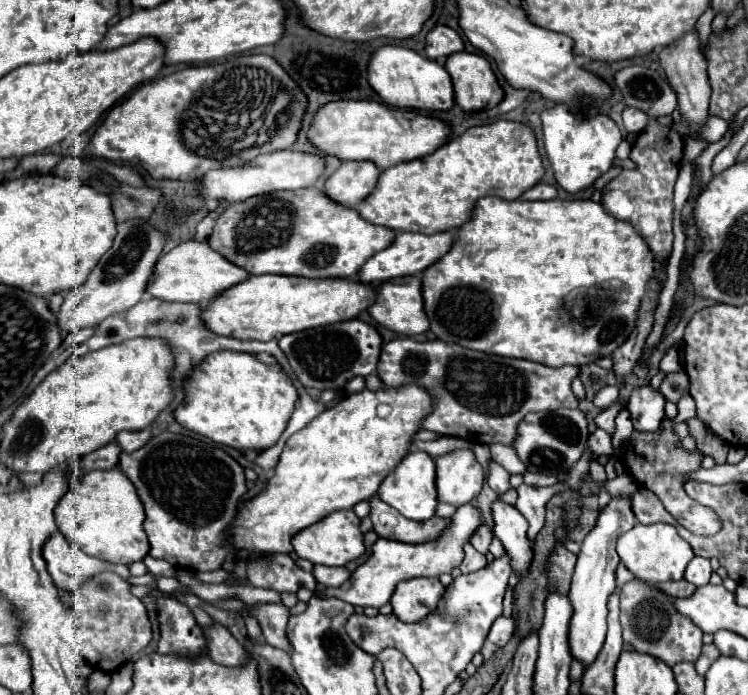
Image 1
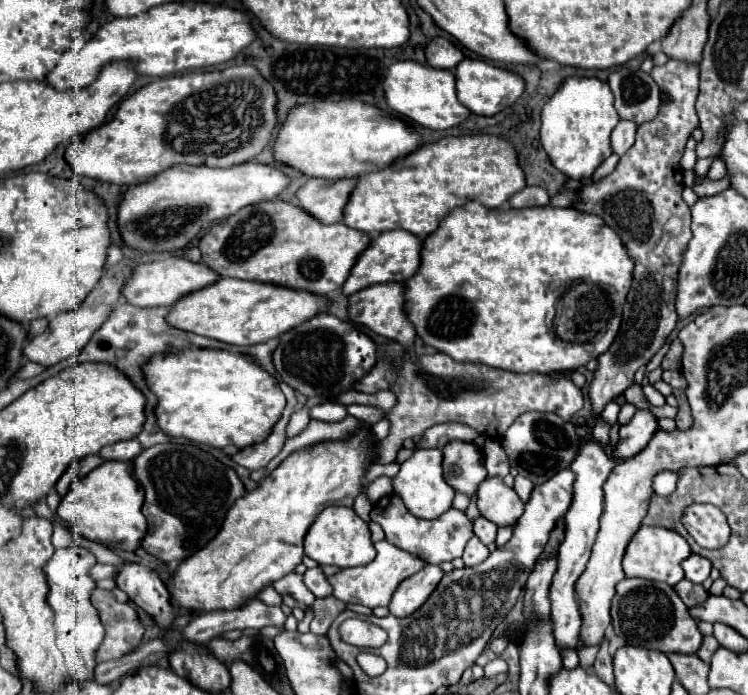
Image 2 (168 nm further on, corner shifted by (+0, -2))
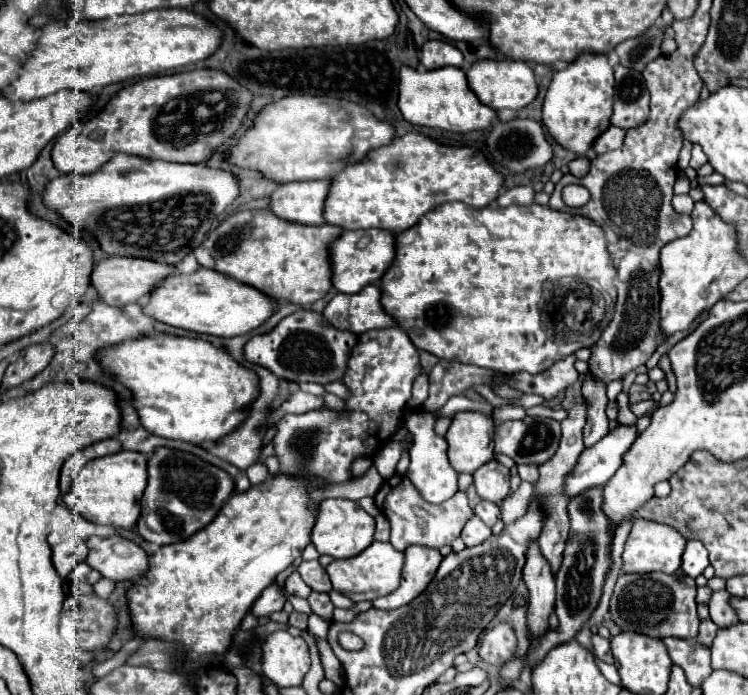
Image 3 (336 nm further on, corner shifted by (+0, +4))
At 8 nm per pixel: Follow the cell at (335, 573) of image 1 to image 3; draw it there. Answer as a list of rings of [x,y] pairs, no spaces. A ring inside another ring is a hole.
[[[302,560],[300,566],[298,566],[298,574],[302,576],[302,580],[316,592],[330,592],[332,590],[332,584],[328,580],[328,574],[326,570],[318,564],[318,560]]]

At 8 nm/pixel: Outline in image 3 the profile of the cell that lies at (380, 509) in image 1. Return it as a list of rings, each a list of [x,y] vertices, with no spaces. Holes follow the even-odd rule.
[[[394,474],[386,478],[374,500],[380,512],[384,512],[386,518],[390,520],[392,526],[390,544],[400,552],[406,550],[406,546],[410,544],[424,544],[430,548],[442,548],[446,544],[452,544],[452,540],[460,536],[466,520],[474,514],[472,508],[468,506],[466,492],[458,492],[454,498],[442,504],[430,504],[420,496],[420,492],[414,488],[414,484],[406,474]]]

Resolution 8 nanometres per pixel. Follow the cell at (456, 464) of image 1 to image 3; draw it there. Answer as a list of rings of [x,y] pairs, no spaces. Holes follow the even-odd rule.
[[[462,410],[452,416],[446,432],[448,458],[454,470],[474,474],[476,468],[494,458],[494,420],[476,410]]]

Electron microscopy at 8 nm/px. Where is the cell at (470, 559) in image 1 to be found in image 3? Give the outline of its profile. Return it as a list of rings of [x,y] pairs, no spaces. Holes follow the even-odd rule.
[[[472,516],[464,528],[462,528],[462,540],[466,542],[466,546],[476,546],[476,544],[482,544],[488,536],[490,536],[490,528],[478,518],[478,516]]]

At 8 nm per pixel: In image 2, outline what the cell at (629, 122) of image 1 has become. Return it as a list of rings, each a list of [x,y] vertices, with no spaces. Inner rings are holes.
[[[620,120],[612,132],[612,150],[622,156],[634,144],[634,134],[636,134],[636,124],[630,120]]]

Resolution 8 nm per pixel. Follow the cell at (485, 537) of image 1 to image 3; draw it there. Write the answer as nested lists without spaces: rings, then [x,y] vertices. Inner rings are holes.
[[[486,500],[478,502],[478,506],[474,508],[474,514],[480,516],[486,522],[486,526],[494,526],[500,520],[500,508],[498,508],[498,504],[486,502]]]

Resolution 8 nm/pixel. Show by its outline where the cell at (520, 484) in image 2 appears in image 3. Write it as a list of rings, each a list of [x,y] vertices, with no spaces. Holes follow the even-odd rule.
[[[520,464],[518,474],[522,480],[528,480],[532,484],[538,482],[538,466],[534,466],[534,464]]]

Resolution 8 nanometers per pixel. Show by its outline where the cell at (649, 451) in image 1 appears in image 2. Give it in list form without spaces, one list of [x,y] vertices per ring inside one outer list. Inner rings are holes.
[[[690,504],[682,514],[682,524],[688,534],[706,548],[720,548],[730,536],[726,516],[711,504]]]

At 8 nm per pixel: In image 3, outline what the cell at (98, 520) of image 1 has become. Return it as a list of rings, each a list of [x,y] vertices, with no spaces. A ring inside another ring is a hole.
[[[120,450],[116,454],[90,460],[72,480],[70,492],[64,496],[64,500],[72,510],[94,524],[130,528],[140,516],[140,498],[148,480],[147,466],[148,456],[134,450]]]

